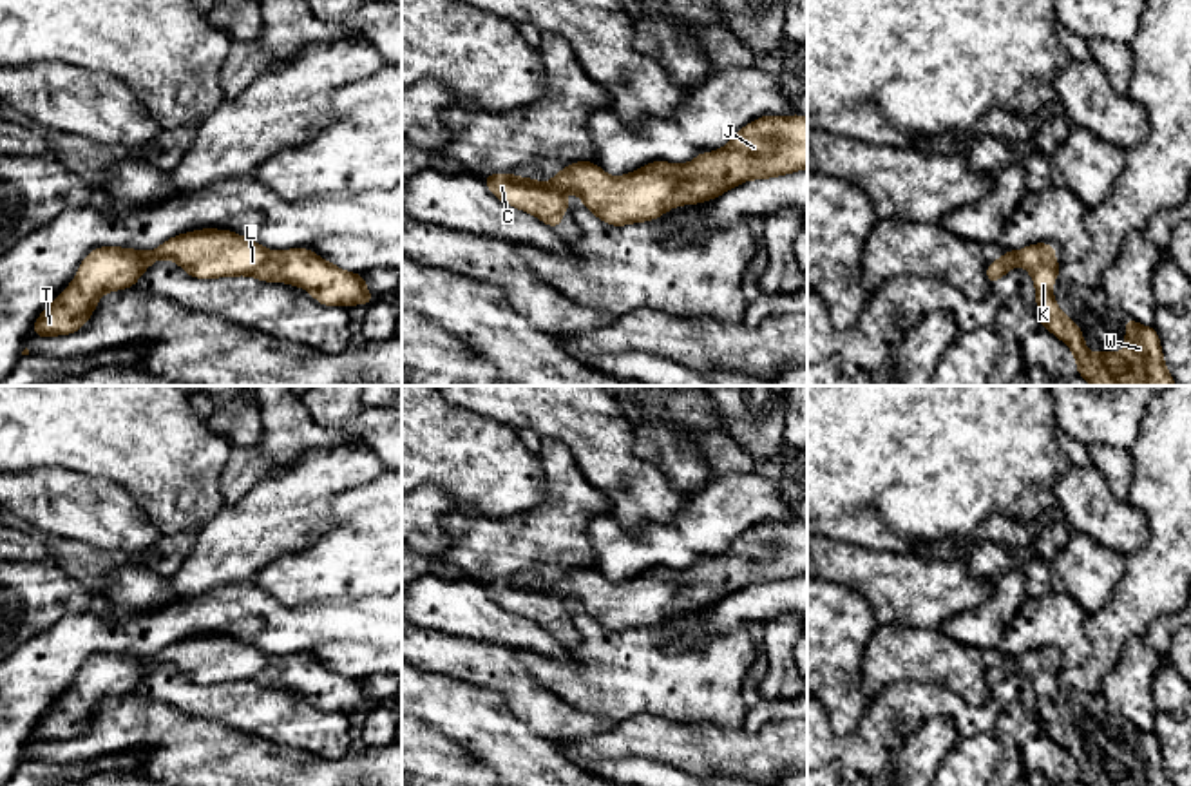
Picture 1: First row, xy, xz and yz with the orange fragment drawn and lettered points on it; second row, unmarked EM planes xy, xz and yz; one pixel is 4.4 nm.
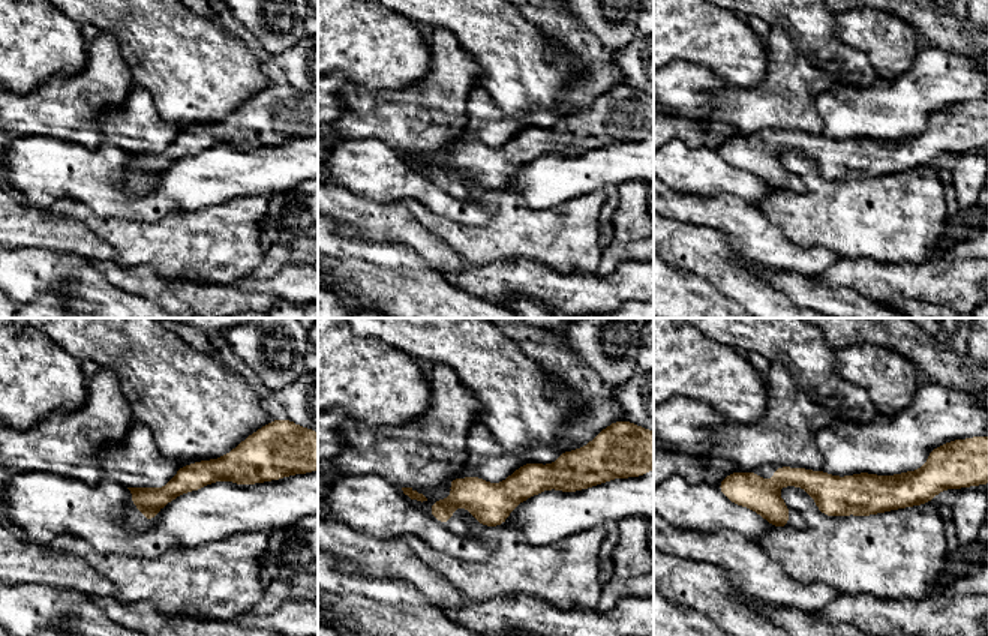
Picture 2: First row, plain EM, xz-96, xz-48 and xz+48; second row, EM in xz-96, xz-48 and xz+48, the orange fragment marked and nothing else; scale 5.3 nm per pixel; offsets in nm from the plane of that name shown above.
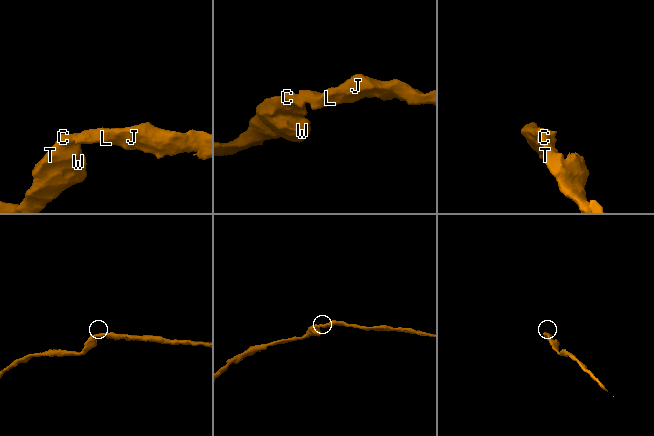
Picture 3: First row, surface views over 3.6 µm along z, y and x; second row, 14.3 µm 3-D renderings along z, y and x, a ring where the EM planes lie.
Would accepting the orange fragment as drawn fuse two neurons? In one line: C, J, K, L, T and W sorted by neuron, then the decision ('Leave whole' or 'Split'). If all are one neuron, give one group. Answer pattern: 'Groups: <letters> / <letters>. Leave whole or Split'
Groups: C J K L T W. Leave whole

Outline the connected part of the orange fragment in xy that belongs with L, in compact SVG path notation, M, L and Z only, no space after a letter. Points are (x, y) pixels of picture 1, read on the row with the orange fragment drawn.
M195 230L170 237L154 252L100 246L80 264L74 281L40 313L36 337L76 333L91 319L100 297L125 290L157 259L176 261L197 279L250 275L266 283L304 288L324 306L375 302L362 273L349 273L306 248L268 250L232 230Z

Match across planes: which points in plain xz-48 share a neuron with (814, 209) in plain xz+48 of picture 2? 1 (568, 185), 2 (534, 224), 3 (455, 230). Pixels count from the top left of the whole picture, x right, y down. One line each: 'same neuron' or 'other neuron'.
1: other neuron
2: same neuron
3: same neuron

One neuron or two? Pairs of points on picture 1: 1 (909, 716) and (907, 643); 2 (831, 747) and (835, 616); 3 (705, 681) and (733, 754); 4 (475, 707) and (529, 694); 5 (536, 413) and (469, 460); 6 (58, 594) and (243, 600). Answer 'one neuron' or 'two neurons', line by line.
1: two neurons
2: two neurons
3: two neurons
4: two neurons
5: two neurons
6: two neurons

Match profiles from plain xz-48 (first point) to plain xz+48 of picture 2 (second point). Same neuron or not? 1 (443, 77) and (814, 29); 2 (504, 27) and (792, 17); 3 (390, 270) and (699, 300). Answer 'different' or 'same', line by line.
1: different
2: same
3: different

